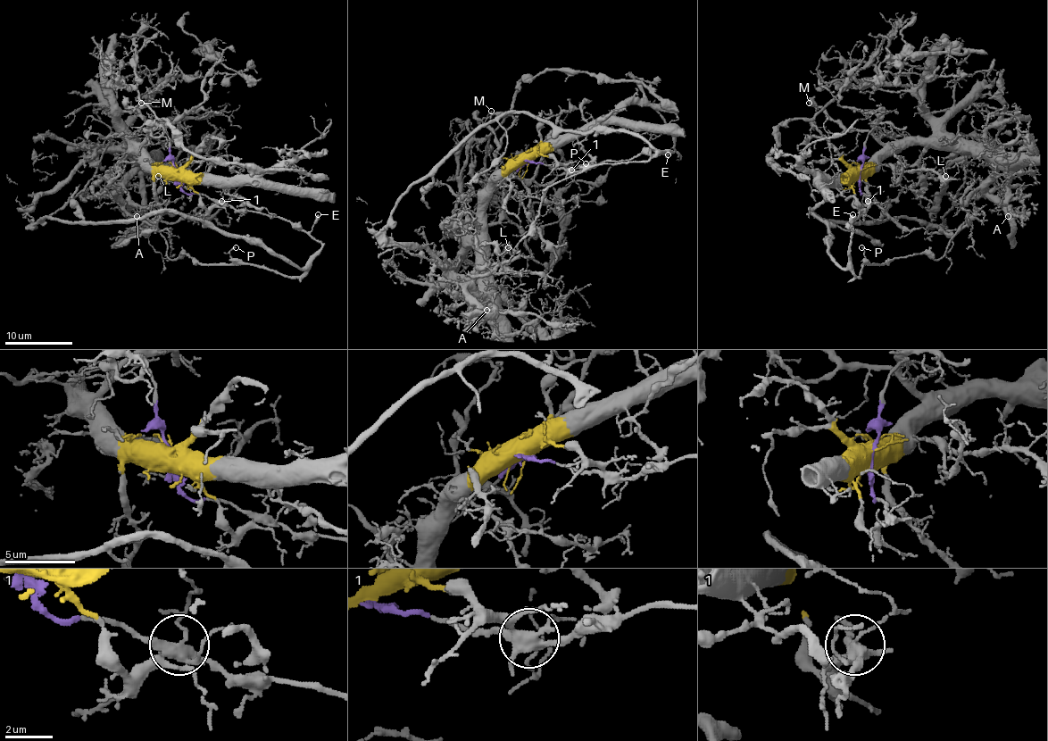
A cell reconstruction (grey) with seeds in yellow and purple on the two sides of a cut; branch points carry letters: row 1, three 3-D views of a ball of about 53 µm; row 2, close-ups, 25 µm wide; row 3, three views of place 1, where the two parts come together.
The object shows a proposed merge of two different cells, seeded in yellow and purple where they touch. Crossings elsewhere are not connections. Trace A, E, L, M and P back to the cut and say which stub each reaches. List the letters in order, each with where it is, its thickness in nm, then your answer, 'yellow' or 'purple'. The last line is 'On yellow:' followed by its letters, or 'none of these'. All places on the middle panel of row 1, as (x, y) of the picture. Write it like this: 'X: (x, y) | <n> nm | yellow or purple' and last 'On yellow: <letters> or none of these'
A: (486, 310) | 140 nm | yellow
E: (668, 154) | 440 nm | purple
L: (508, 247) | 170 nm | yellow
M: (491, 111) | 120 nm | yellow
P: (586, 163) | 140 nm | purple
On yellow: A, L, M

